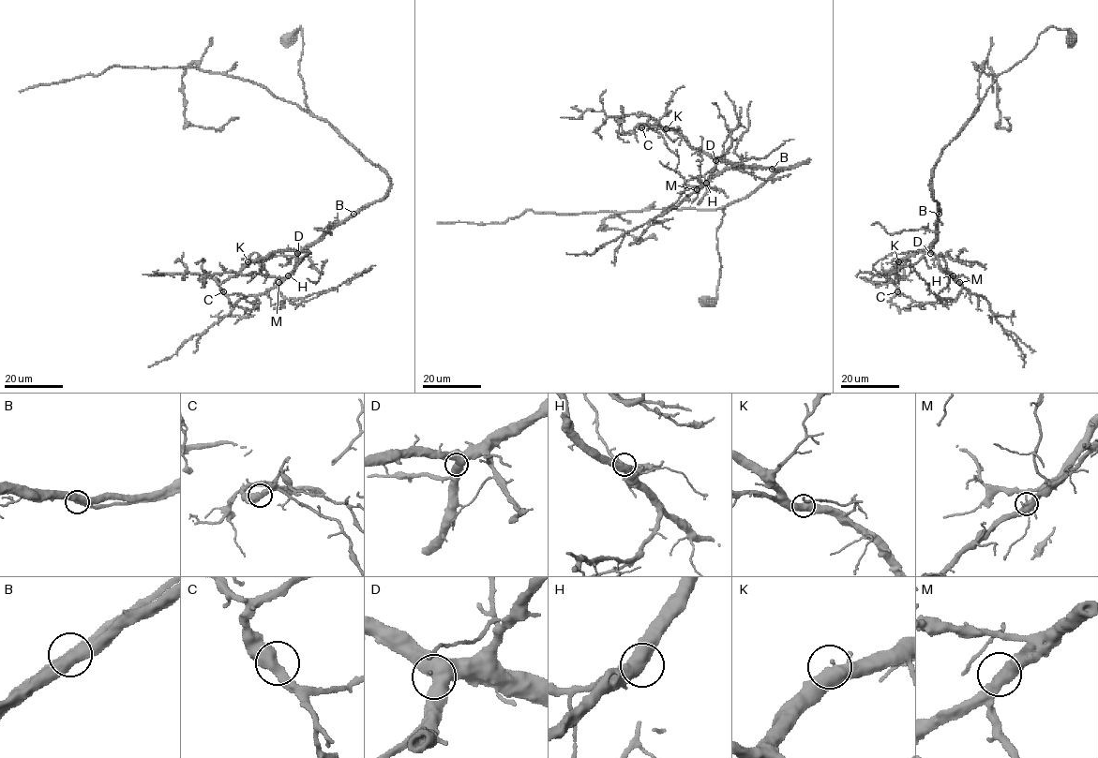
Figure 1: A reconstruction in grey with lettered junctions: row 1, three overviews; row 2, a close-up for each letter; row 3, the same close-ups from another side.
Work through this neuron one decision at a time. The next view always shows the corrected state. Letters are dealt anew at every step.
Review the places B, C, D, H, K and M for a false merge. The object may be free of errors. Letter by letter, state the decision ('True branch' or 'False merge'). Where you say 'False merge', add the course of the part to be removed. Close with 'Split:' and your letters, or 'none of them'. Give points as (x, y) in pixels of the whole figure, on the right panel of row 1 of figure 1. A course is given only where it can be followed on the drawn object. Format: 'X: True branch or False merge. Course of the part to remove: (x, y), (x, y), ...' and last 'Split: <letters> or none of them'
B: True branch
C: True branch
D: True branch
H: True branch
K: True branch
M: True branch
Split: none of them

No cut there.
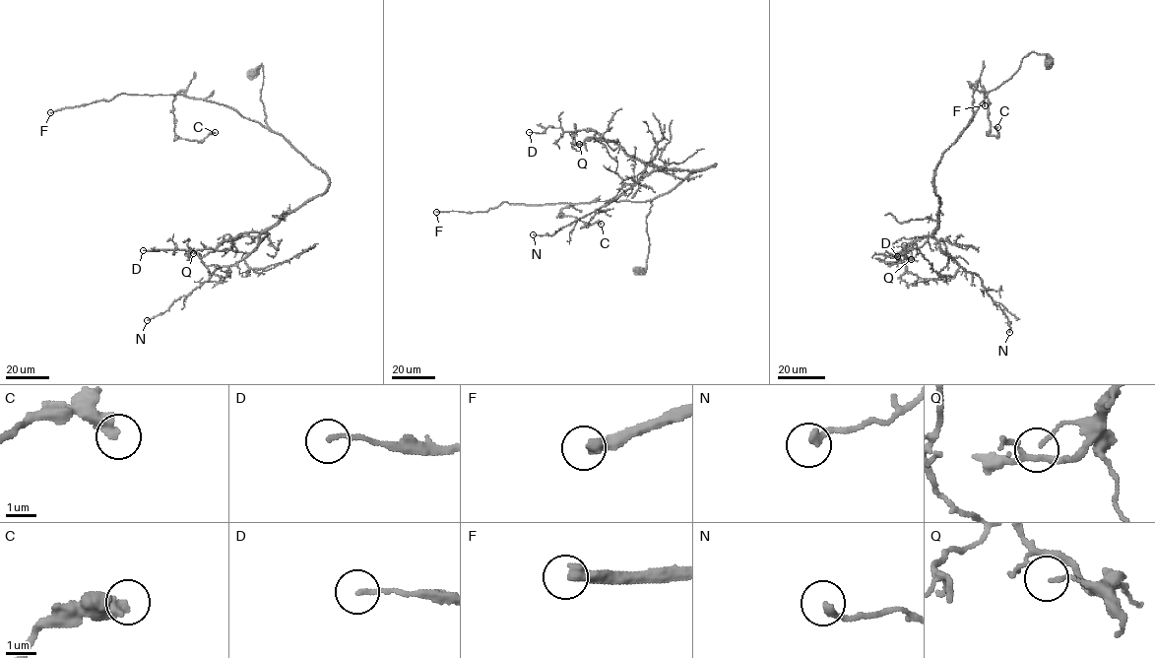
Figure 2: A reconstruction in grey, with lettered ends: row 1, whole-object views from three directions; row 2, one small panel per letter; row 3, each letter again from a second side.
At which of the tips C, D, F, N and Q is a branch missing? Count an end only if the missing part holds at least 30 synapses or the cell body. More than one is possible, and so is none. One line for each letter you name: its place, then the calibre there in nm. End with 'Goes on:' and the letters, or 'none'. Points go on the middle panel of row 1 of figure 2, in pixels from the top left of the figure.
F: at (436, 212); 400 nm thick
Goes on: F

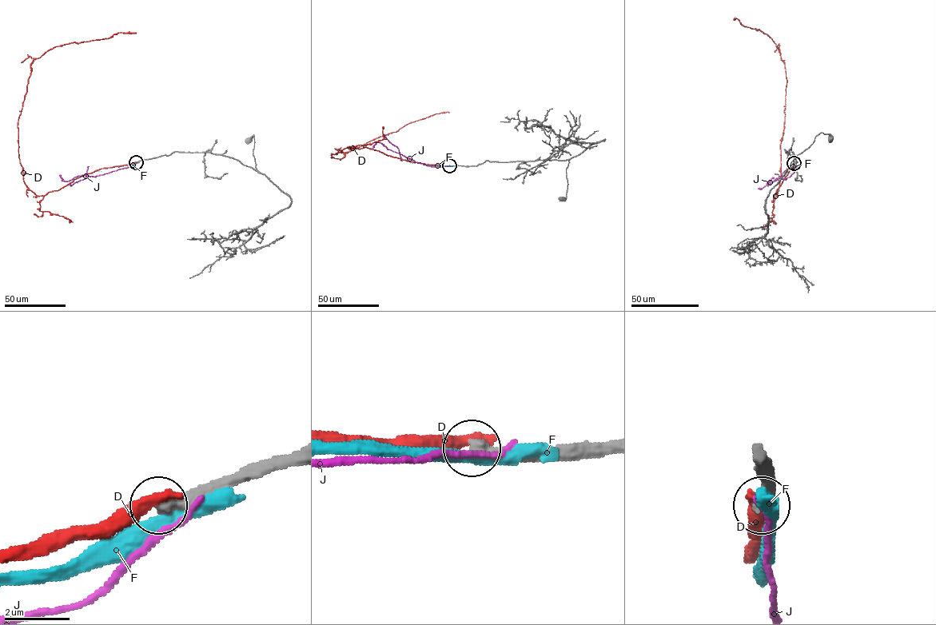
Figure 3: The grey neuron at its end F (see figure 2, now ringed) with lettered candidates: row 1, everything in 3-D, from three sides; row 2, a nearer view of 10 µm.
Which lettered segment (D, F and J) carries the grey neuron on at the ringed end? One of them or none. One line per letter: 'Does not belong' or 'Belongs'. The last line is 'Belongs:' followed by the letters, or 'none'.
D: Does not belong
F: Does not belong
J: Does not belong
Belongs: none

